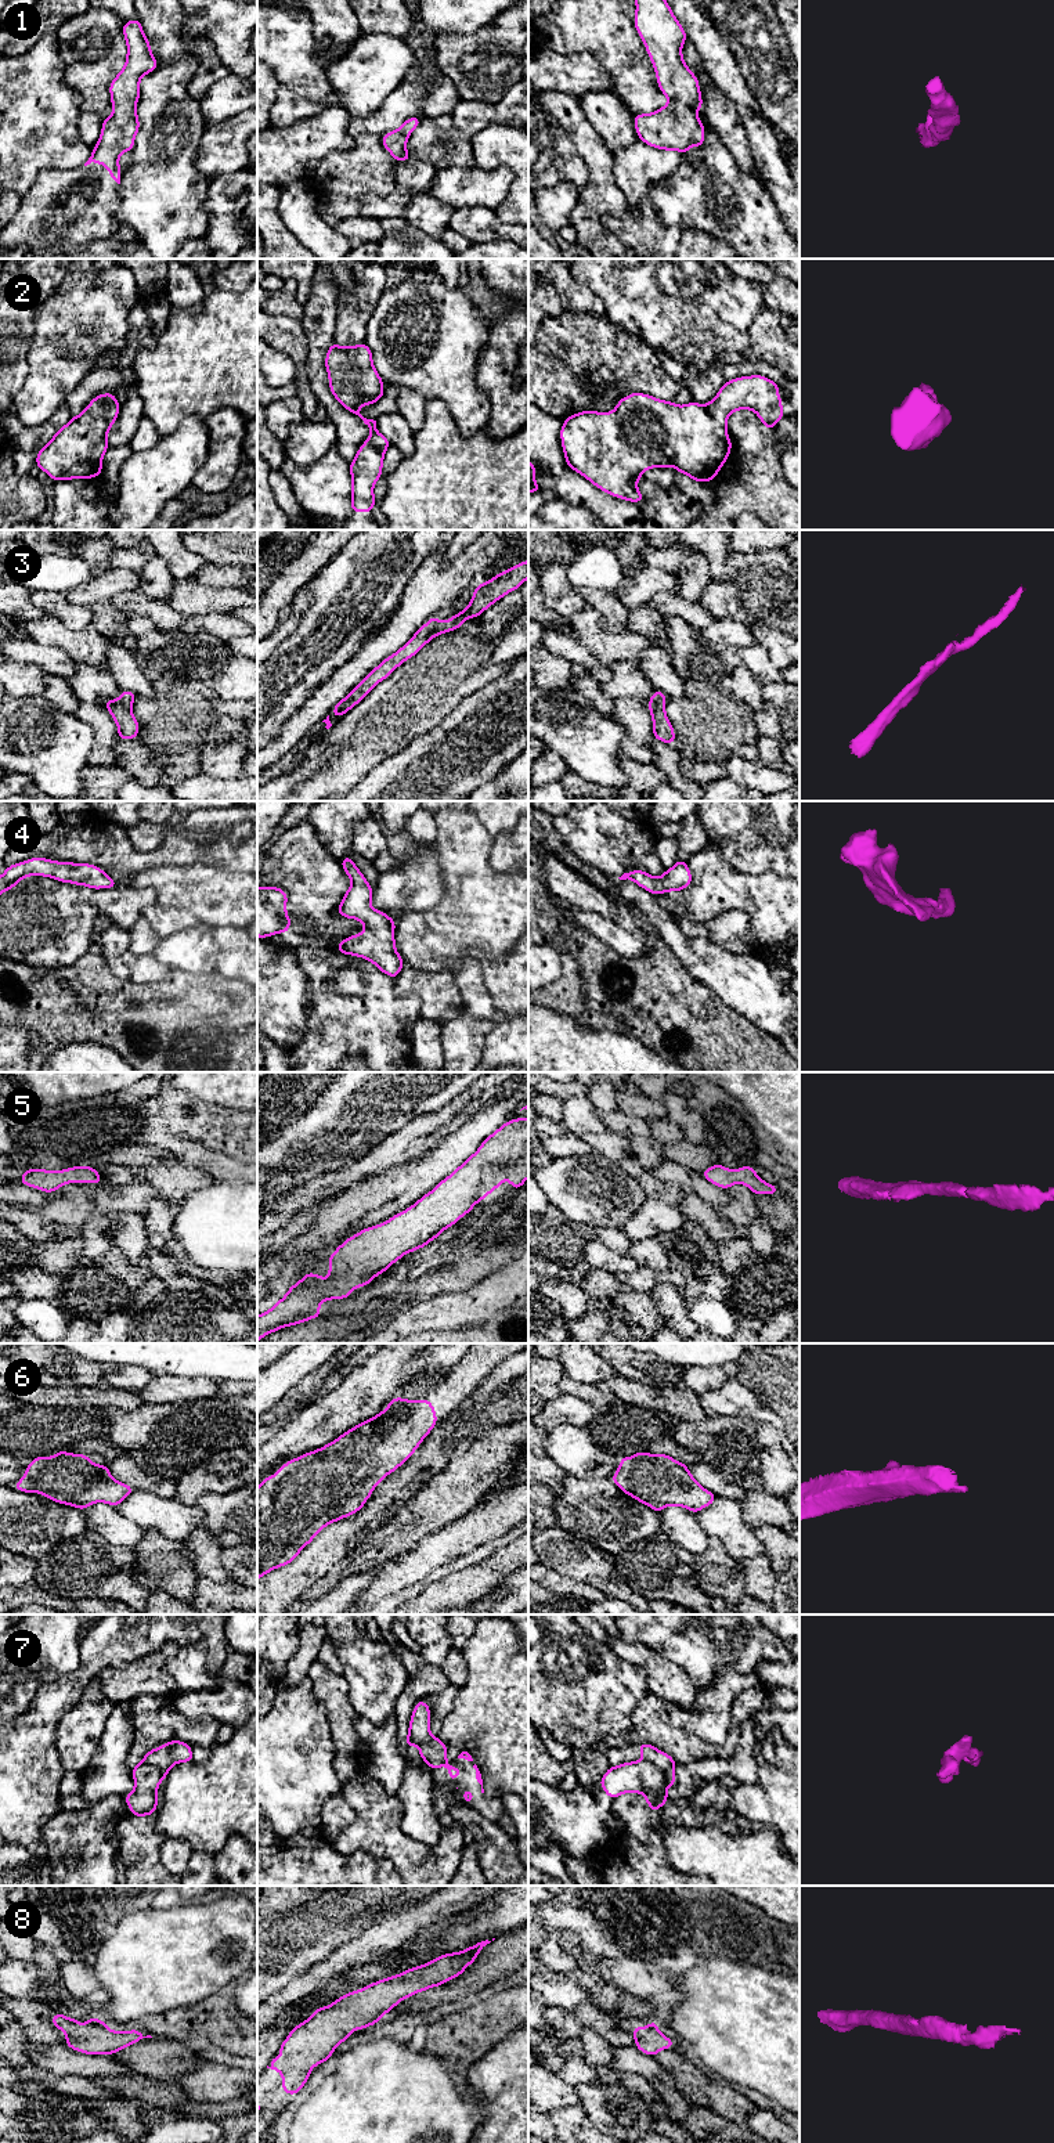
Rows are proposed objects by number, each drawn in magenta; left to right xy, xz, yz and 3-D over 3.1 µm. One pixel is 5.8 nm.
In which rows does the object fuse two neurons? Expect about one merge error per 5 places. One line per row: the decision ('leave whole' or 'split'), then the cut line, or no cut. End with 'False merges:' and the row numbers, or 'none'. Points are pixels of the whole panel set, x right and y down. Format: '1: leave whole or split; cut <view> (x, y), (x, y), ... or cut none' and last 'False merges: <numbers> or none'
1: leave whole; cut none
2: leave whole; cut none
3: leave whole; cut none
4: leave whole; cut none
5: leave whole; cut none
6: leave whole; cut none
7: split; cut yz (642, 1759), (653, 1763), (663, 1772), (667, 1786)
8: leave whole; cut none
False merges: 7

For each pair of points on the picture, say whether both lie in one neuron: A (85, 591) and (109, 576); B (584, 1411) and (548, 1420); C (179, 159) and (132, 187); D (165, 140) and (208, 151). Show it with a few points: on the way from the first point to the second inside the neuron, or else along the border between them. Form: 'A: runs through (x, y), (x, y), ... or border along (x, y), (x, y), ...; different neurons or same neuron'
A: runs through (90, 591), (94, 591), (104, 581); same neuron
B: runs through (576, 1411), (556, 1411); same neuron
C: runs through (168, 170), (151, 187), (143, 187); same neuron
D: border along (206, 126), (199, 141), (197, 170), (208, 179); different neurons

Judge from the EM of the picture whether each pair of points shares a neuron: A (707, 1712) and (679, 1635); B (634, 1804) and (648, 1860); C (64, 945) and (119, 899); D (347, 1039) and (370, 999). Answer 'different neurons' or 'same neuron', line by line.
A: different neurons
B: same neuron
C: different neurons
D: same neuron

